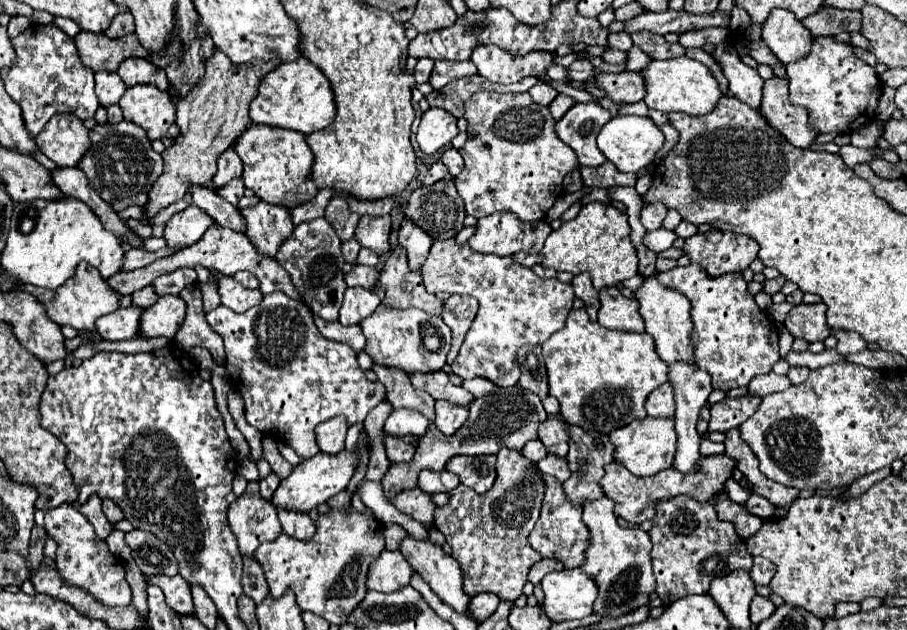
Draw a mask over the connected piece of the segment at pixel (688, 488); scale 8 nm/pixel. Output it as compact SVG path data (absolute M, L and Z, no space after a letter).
M720 453L720 455L700 457L696 467L698 469L694 473L680 473L674 467L670 467L652 477L636 477L626 467L622 467L618 461L612 461L610 465L606 465L606 475L602 477L600 487L604 495L616 503L614 507L616 517L622 517L628 523L642 523L654 517L654 509L658 501L666 501L676 495L688 495L698 501L712 501L716 495L724 491L724 483L732 477L736 461L728 457L726 453Z

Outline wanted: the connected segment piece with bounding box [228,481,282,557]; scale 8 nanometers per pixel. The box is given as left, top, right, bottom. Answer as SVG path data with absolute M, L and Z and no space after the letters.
M250 481L246 491L228 507L228 523L234 531L240 553L254 557L258 545L278 539L282 533L276 509L258 493L258 481Z

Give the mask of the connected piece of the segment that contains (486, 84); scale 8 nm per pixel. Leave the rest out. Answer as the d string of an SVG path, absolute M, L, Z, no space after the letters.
M472 75L472 77L464 77L464 79L458 79L458 81L452 81L446 87L428 93L426 101L430 103L430 107L442 107L444 111L452 113L454 117L462 117L464 115L464 101L472 93L476 93L478 89L498 91L498 85L492 85L490 81L486 81L480 75Z

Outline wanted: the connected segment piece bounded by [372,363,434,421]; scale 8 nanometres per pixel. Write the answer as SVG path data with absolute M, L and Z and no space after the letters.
M374 363L372 371L378 375L378 379L386 387L386 399L396 407L406 407L406 409L418 409L424 413L430 421L434 421L434 399L426 393L416 389L410 383L410 377L406 371L396 369L396 367L384 367Z

